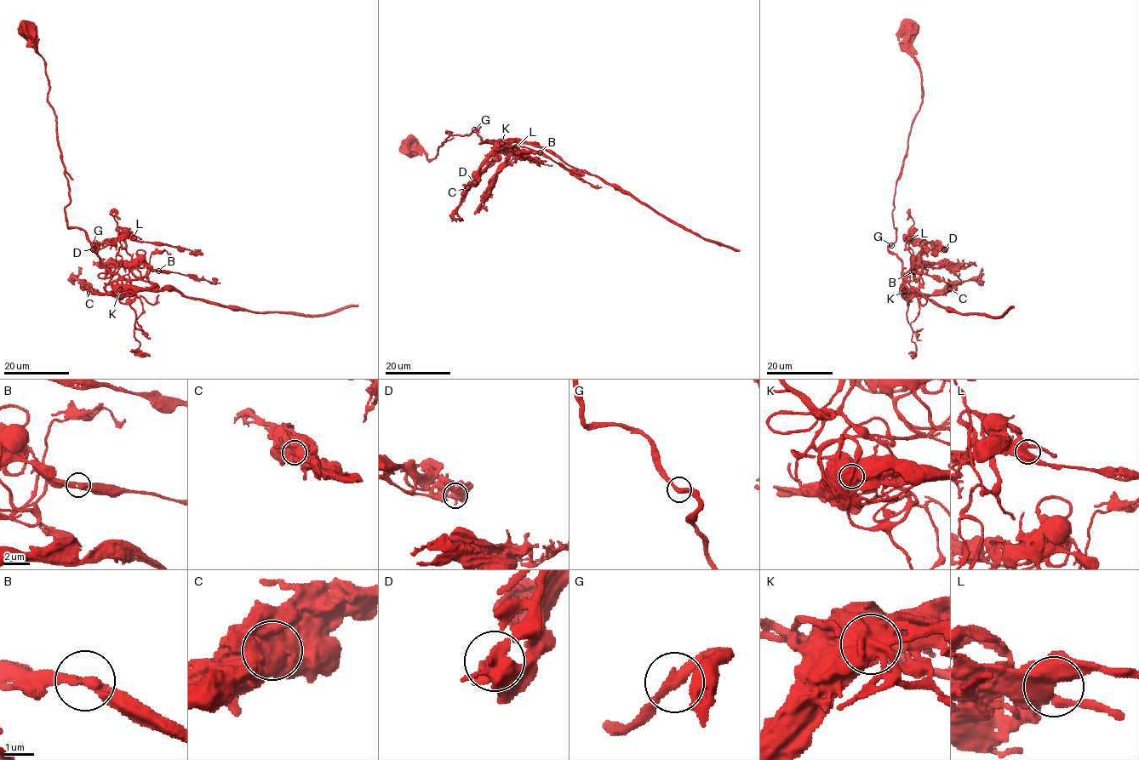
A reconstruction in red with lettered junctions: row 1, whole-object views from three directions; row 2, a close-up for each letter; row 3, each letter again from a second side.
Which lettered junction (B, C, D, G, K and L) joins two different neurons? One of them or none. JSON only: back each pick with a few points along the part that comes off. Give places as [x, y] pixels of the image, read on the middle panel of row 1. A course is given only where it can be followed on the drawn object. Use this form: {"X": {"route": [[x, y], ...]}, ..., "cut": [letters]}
{"K": {"route": [[501, 143], [527, 141], [550, 150], [569, 164], [618, 185], [703, 237], [740, 251]]}, "cut": ["K"]}

